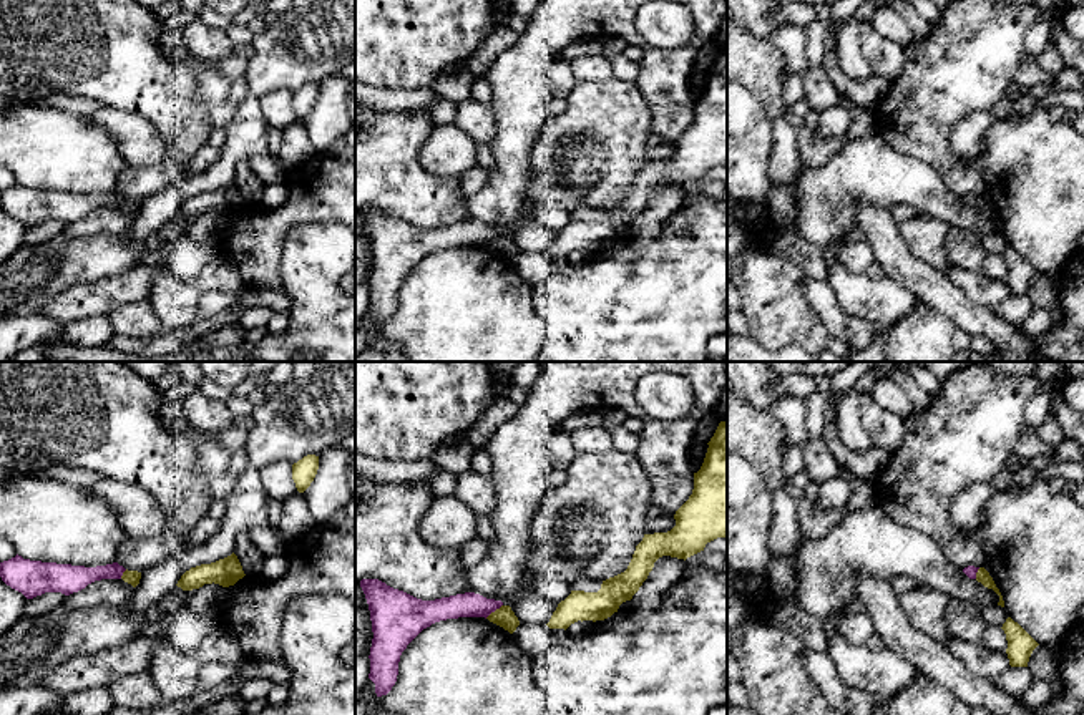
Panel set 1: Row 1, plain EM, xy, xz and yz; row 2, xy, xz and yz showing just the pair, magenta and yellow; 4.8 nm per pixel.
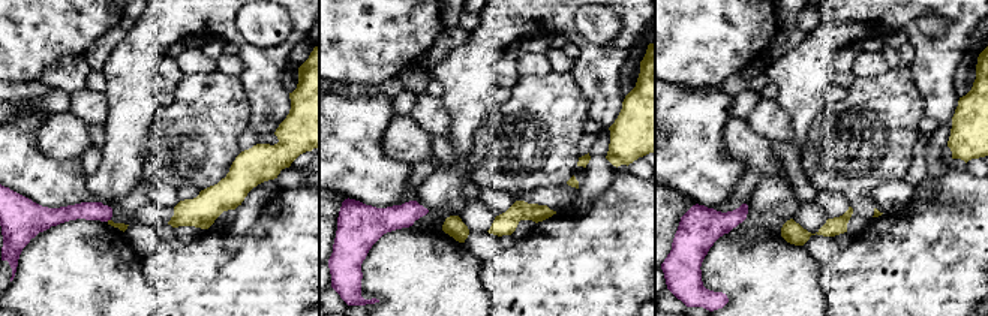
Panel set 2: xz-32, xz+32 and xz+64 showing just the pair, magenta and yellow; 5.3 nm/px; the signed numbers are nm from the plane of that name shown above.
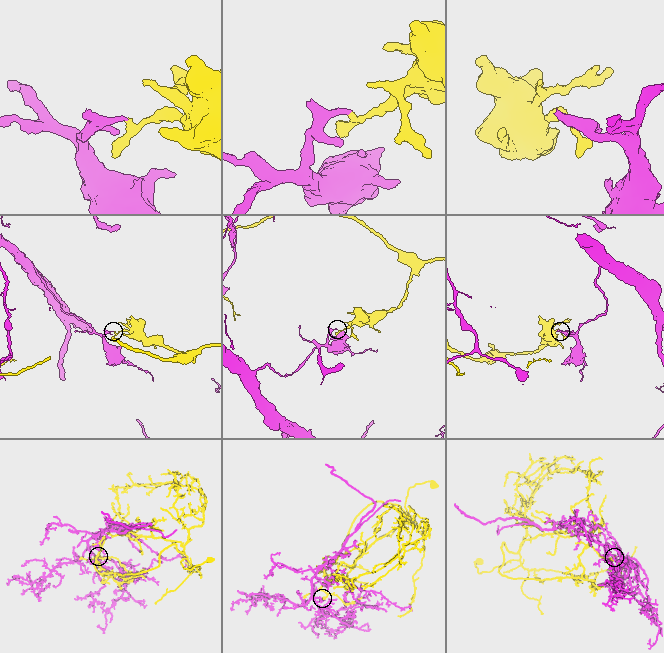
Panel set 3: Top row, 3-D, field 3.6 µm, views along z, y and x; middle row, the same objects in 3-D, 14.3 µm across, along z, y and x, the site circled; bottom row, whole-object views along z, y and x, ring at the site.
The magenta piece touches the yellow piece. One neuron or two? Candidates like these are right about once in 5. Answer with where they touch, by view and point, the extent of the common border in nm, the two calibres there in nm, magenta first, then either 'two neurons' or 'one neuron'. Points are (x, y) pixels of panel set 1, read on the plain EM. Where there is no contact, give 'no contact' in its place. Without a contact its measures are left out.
meets magenta in xz at (493, 239); contact 110 nm long; 120 nm thick on the magenta side, 100 nm on the other; two neurons

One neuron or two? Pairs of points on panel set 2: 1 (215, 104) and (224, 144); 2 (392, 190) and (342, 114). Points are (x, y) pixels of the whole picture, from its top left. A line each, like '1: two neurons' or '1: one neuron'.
1: one neuron
2: one neuron

